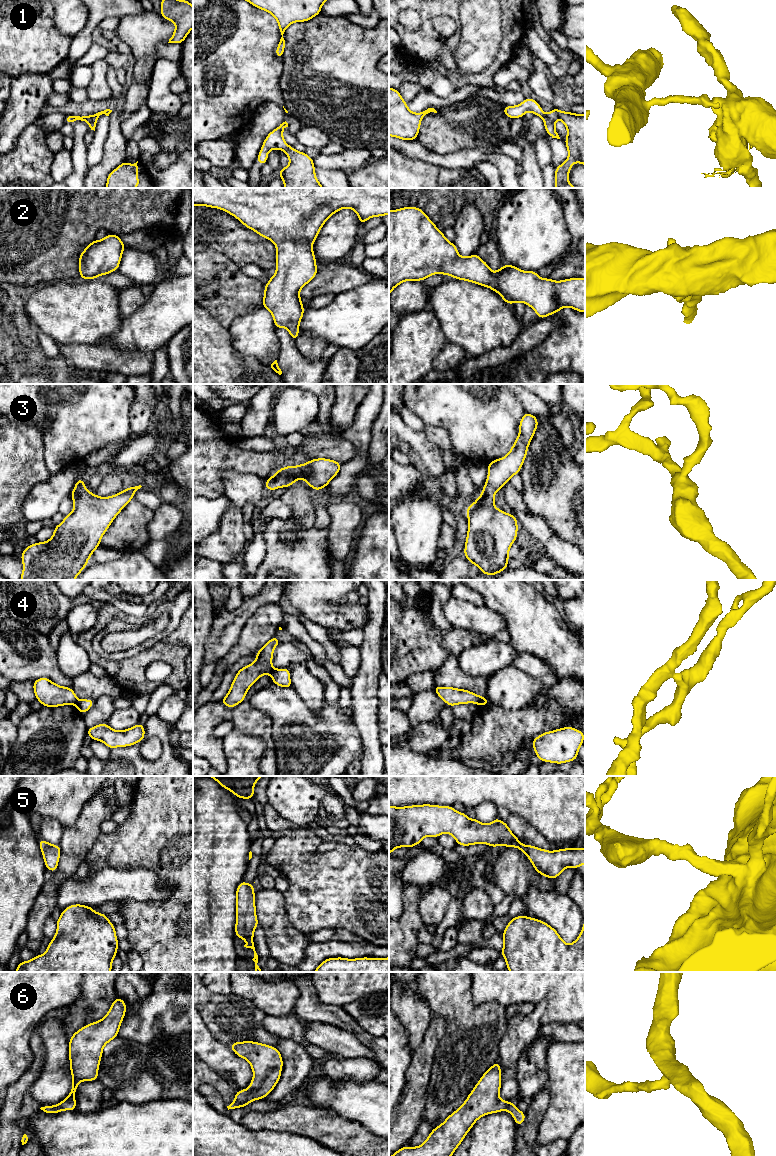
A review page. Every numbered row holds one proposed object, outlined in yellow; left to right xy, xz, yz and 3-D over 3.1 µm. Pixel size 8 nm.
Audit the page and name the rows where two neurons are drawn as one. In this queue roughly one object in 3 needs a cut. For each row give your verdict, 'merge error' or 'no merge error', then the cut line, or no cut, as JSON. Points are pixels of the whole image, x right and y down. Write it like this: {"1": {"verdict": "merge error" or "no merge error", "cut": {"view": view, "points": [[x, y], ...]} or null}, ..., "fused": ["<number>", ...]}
{"1": {"verdict": "merge error", "cut": {"view": "xy", "points": [[93, 115], [87, 122]]}}, "2": {"verdict": "no merge error", "cut": null}, "3": {"verdict": "no merge error", "cut": null}, "4": {"verdict": "merge error", "cut": {"view": "xy", "points": [[78, 700], [75, 704]]}}, "5": {"verdict": "no merge error", "cut": null}, "6": {"verdict": "no merge error", "cut": null}, "fused": ["1", "4"]}

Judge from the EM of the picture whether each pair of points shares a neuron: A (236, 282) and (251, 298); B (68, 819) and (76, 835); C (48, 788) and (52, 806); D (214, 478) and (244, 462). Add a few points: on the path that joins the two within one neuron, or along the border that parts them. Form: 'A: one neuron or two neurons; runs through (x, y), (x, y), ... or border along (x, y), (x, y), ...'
A: one neuron; runs through (239, 286), (247, 294)
B: two neurons; border along (84, 805), (78, 819), (73, 824), (64, 828)
C: one neuron; runs through (48, 792), (51, 802)
D: one neuron; runs through (220, 470), (228, 462), (236, 462)

